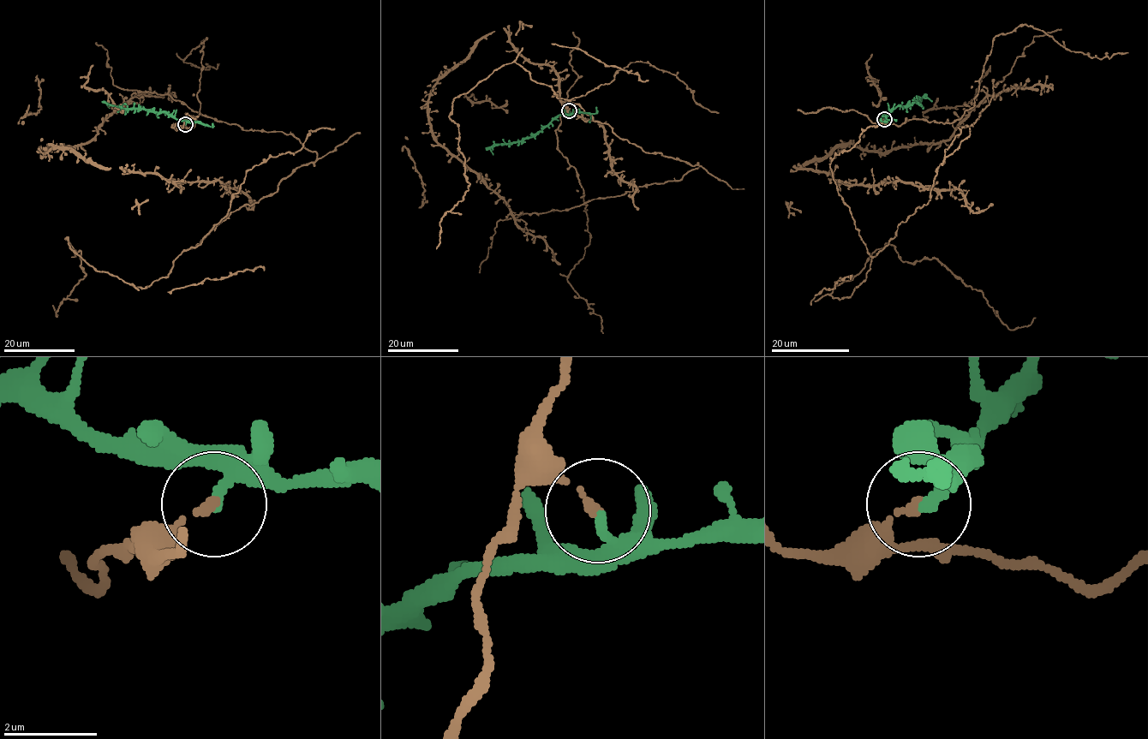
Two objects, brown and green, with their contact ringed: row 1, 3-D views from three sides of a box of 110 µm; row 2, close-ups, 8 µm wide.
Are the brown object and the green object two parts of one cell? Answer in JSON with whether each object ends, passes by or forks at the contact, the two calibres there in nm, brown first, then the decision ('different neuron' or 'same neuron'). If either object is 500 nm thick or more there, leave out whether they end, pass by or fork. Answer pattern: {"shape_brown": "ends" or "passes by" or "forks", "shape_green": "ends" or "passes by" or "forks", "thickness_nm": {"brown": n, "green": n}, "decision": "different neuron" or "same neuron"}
{"shape_brown": "ends", "shape_green": "ends", "thickness_nm": {"brown": 180, "green": 220}, "decision": "different neuron"}

